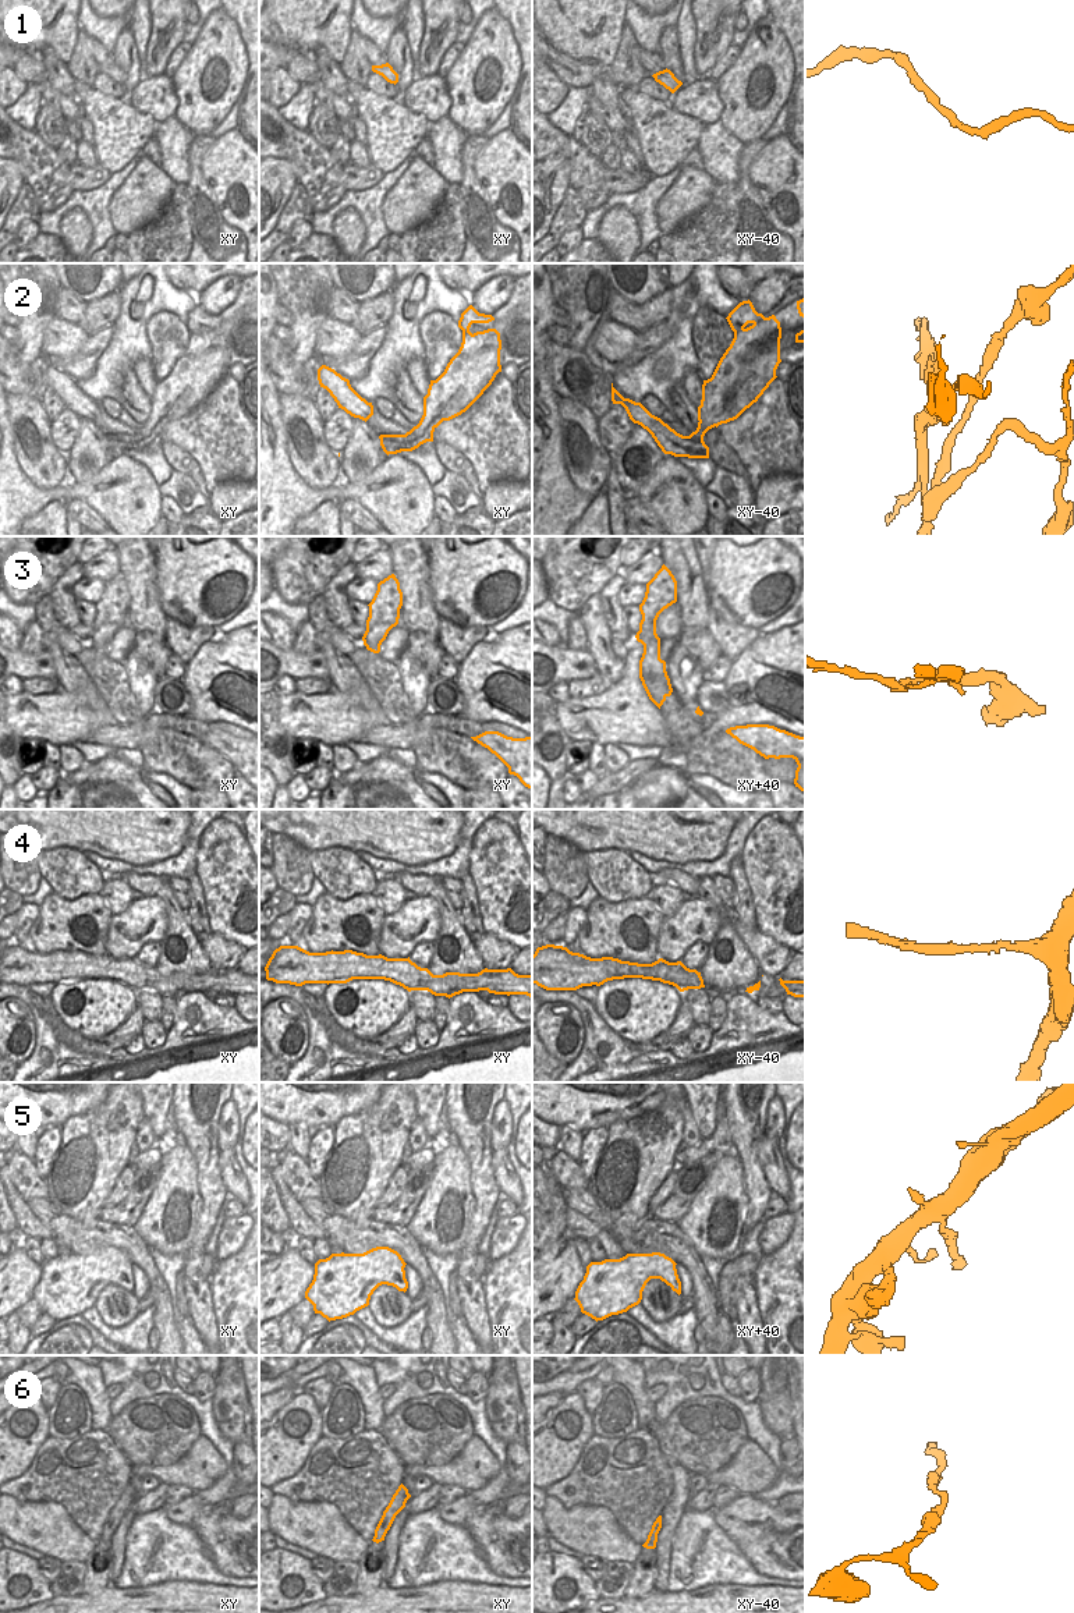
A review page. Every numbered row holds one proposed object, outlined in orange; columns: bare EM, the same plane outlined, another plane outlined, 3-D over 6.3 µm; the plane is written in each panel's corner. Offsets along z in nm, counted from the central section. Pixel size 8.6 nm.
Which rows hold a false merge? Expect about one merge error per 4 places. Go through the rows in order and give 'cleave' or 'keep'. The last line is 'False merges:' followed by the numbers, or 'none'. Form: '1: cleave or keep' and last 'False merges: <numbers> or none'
1: keep
2: cleave
3: keep
4: keep
5: keep
6: keep
False merges: 2

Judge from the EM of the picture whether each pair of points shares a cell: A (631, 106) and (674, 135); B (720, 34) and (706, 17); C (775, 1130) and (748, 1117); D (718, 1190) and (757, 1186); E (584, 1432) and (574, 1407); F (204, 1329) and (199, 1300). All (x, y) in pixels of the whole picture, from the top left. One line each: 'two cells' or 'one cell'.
A: one cell
B: one cell
C: two cells
D: two cells
E: one cell
F: one cell

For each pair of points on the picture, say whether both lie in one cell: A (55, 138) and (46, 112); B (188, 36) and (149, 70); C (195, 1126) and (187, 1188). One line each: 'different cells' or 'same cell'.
A: same cell
B: different cells
C: different cells

